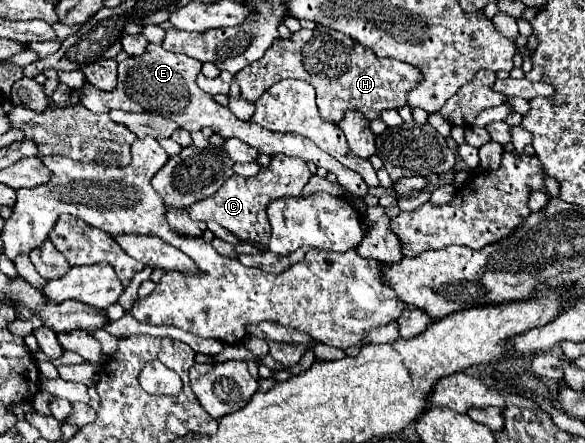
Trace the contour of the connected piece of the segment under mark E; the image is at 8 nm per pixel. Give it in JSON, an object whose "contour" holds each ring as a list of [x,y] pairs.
{"contour":[[[149,44],[147,50],[141,56],[129,56],[119,64],[119,84],[111,92],[103,92],[91,84],[83,86],[81,104],[89,108],[91,112],[109,112],[109,110],[125,110],[125,112],[157,112],[159,116],[169,116],[169,120],[177,120],[183,130],[197,132],[201,128],[211,128],[215,134],[221,134],[223,138],[239,138],[245,144],[259,150],[259,154],[267,156],[295,156],[307,162],[313,162],[315,166],[321,166],[337,176],[337,182],[345,186],[353,196],[363,198],[369,194],[369,186],[357,174],[355,170],[349,170],[339,160],[317,148],[311,140],[297,136],[297,134],[281,134],[281,132],[269,132],[253,122],[239,120],[231,114],[229,108],[217,104],[209,94],[205,94],[197,86],[197,76],[201,72],[201,62],[195,58],[189,58],[185,54],[175,54],[169,50],[163,50],[161,44]]]}

